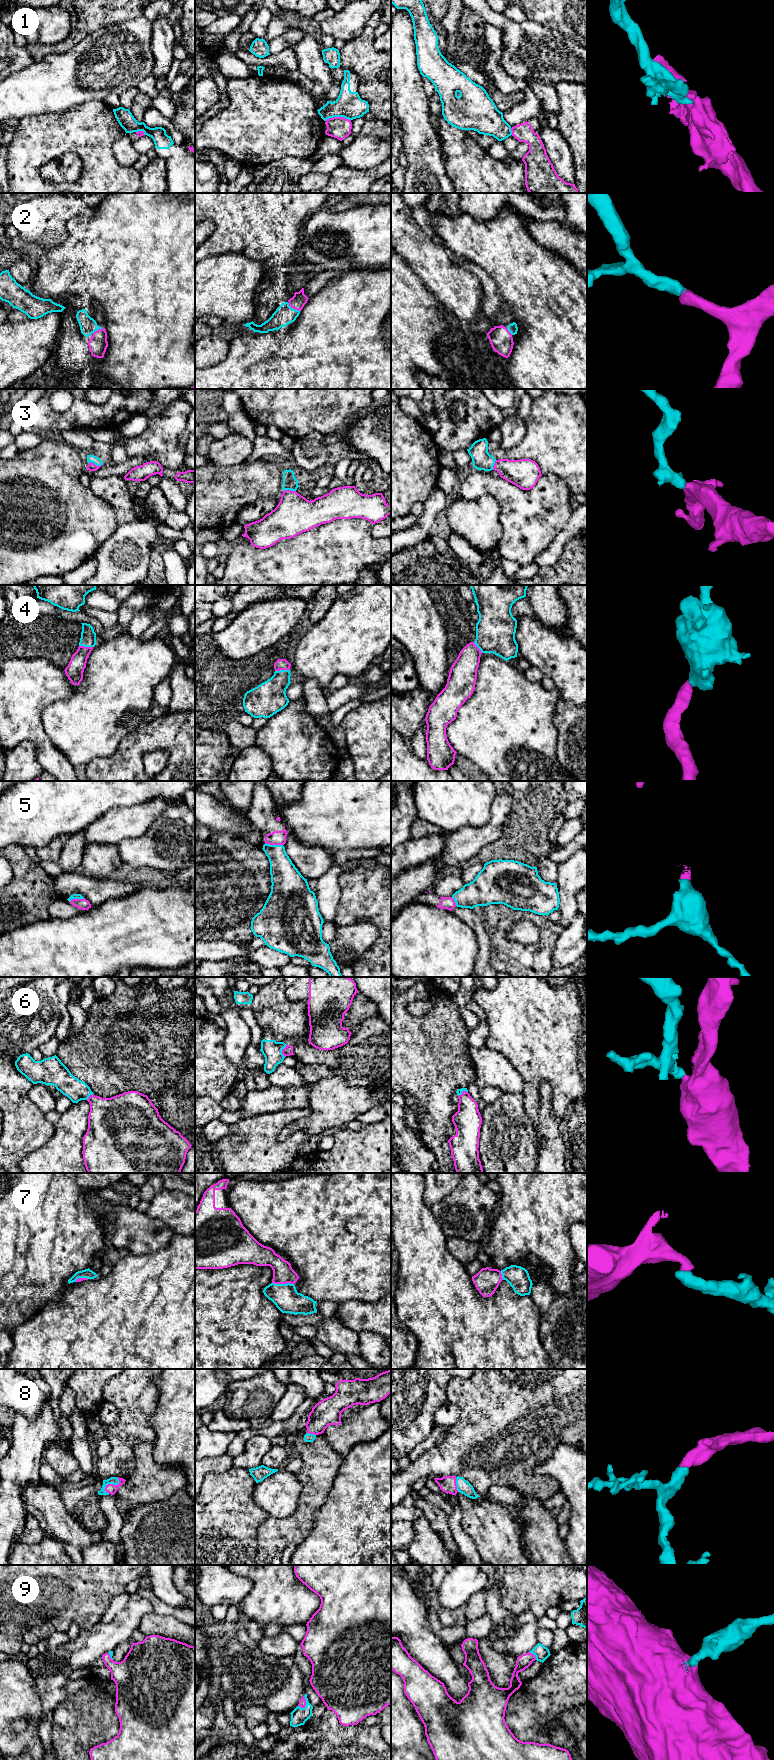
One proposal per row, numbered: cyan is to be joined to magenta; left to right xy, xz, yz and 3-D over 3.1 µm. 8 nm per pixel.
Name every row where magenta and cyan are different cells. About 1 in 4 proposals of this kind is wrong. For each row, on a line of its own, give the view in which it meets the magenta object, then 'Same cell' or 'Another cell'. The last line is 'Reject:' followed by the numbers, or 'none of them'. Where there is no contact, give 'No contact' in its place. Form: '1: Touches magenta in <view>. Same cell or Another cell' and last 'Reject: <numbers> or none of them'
1: Touches magenta in xz. Another cell
2: Touches magenta in xz. Same cell
3: Touches magenta in xy. Same cell
4: Touches magenta in xz. Same cell
5: Touches magenta in xz. Same cell
6: Touches magenta in xz. Same cell
7: Touches magenta in xz. Same cell
8: Touches magenta in xy. Same cell
9: Touches magenta in xz. Same cell
Reject: 1

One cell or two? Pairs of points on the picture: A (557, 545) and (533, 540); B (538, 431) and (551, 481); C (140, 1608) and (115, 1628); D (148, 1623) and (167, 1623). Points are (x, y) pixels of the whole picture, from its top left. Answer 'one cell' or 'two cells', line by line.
A: two cells
B: two cells
C: one cell
D: one cell

